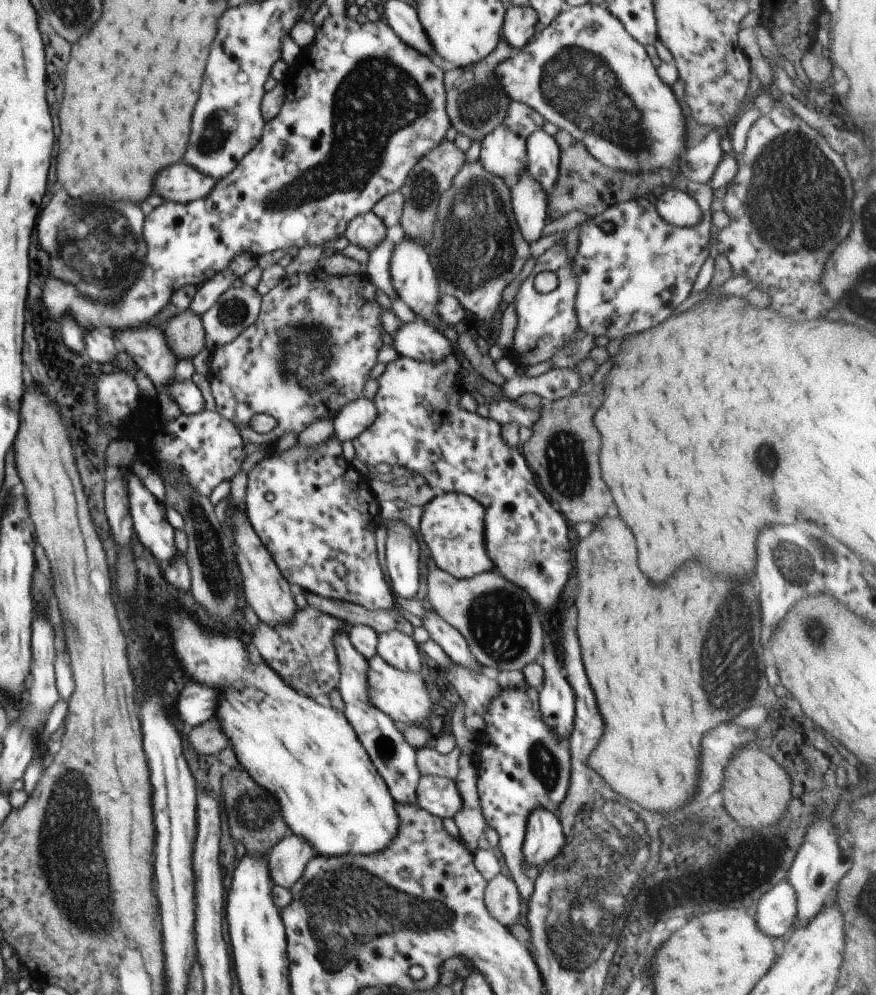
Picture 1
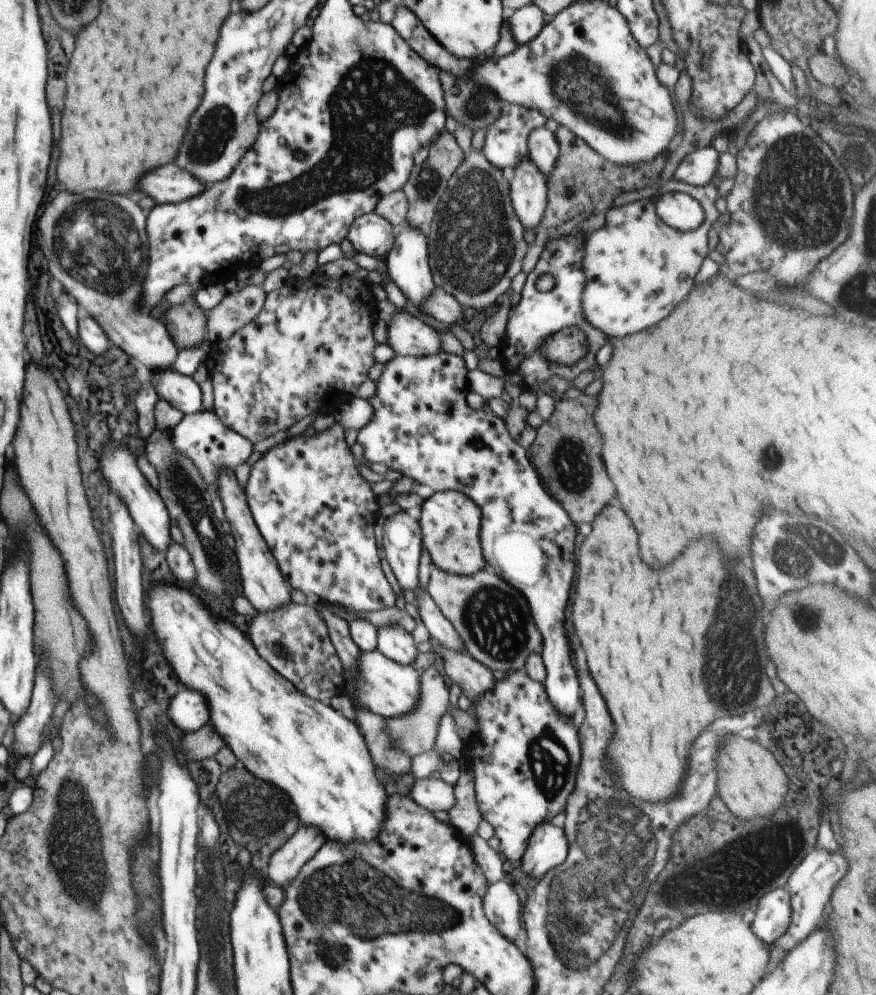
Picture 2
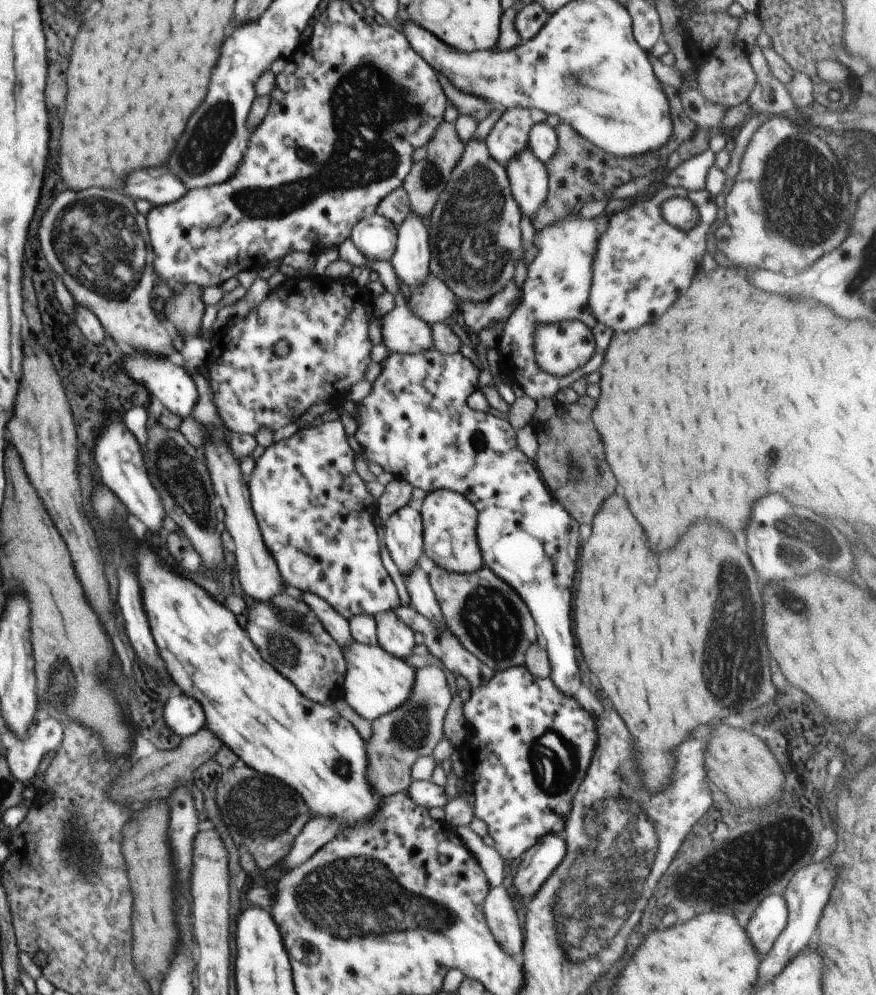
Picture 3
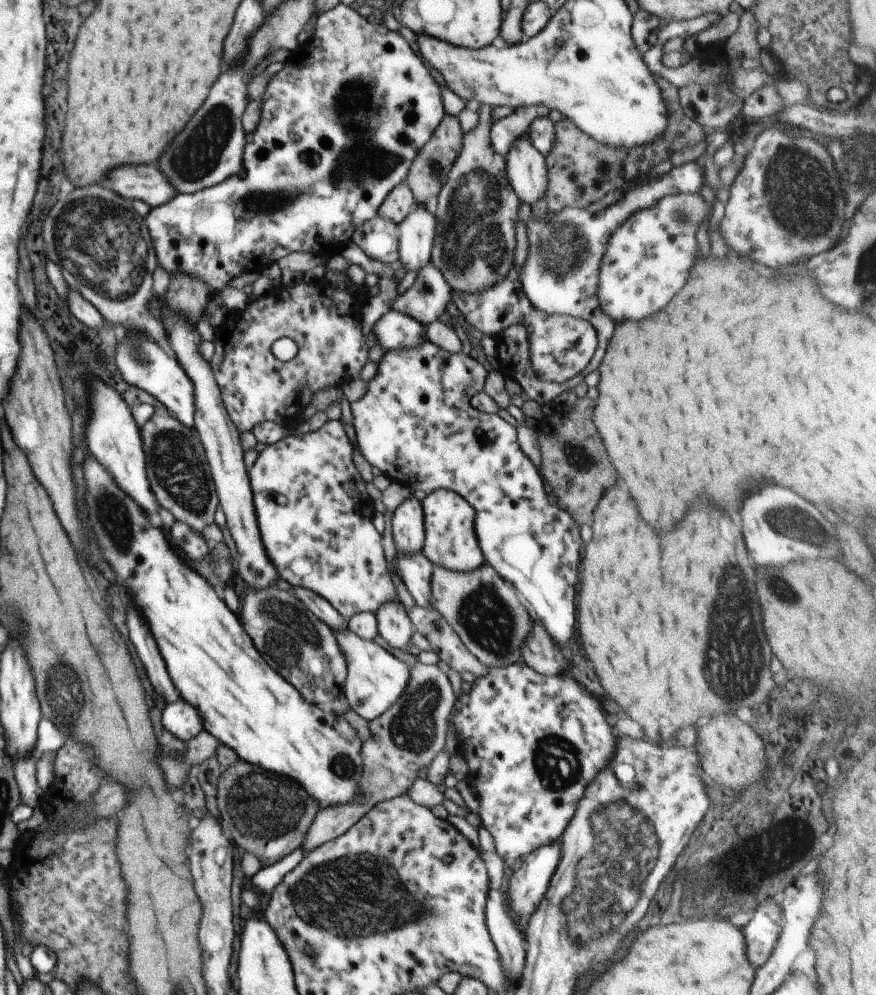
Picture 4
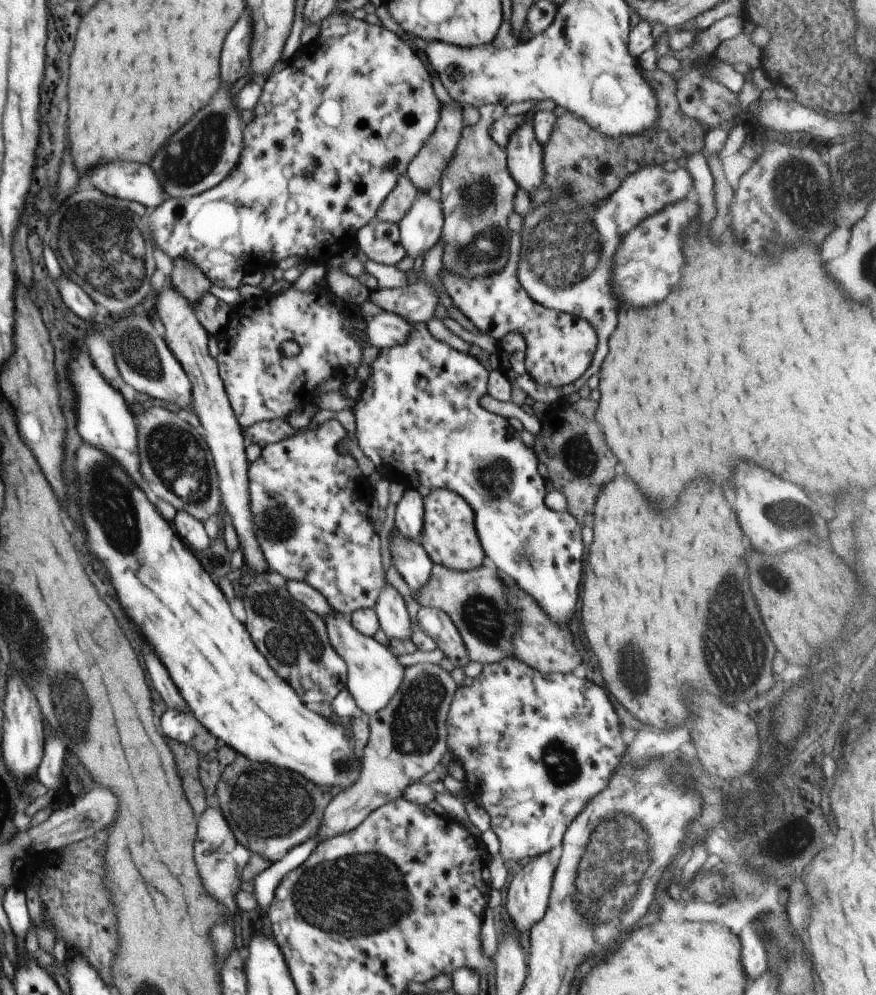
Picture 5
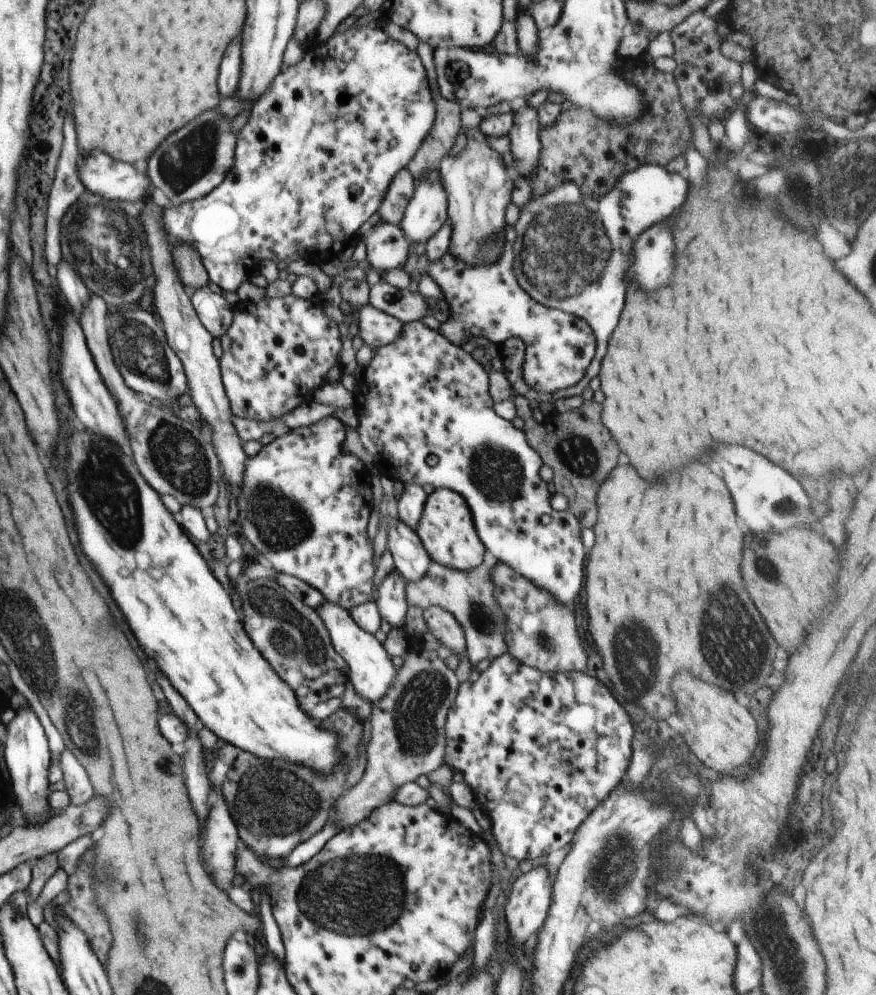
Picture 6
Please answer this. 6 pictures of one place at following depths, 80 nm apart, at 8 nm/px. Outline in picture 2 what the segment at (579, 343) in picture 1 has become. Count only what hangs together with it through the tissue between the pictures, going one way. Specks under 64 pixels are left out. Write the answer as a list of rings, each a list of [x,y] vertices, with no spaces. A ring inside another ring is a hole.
[[[569,233],[562,237],[554,237],[549,240],[535,268],[527,274],[527,279],[521,292],[520,302],[509,311],[504,338],[498,345],[500,350],[500,361],[506,375],[521,374],[523,377],[520,384],[523,388],[540,395],[541,384],[554,377],[565,378],[569,383],[584,370],[596,370],[596,352],[609,341],[608,335],[594,325],[591,325],[585,317],[582,308],[582,293],[587,283],[587,276],[583,271],[583,260],[585,257],[584,240],[586,234]],[[542,274],[550,274],[555,280],[554,287],[547,292],[536,289],[536,279]],[[578,327],[586,334],[589,342],[588,354],[571,367],[564,365],[551,365],[541,355],[541,343],[550,335],[558,332],[561,328]]]

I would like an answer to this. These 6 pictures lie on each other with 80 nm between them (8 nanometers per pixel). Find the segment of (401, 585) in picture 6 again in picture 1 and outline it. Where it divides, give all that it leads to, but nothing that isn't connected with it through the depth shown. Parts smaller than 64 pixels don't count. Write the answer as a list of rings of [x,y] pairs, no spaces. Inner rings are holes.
[[[395,630],[377,635],[377,653],[394,668],[424,673],[424,656],[412,636]]]

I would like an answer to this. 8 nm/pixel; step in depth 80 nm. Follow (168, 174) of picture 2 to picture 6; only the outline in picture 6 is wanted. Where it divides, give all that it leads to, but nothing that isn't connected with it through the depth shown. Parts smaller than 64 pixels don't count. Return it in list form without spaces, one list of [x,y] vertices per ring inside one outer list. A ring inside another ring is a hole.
[[[92,150],[88,160],[82,160],[78,172],[82,184],[88,186],[93,195],[103,199],[132,202],[150,200],[153,188],[149,178],[140,174],[132,164],[110,160],[102,150]]]

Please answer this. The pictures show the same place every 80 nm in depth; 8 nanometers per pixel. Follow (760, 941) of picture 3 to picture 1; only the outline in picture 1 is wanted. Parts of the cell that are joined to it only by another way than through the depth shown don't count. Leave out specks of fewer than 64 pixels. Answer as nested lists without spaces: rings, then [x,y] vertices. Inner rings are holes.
[[[782,880],[759,900],[755,921],[760,932],[769,937],[787,937],[797,913],[795,888],[787,880]]]

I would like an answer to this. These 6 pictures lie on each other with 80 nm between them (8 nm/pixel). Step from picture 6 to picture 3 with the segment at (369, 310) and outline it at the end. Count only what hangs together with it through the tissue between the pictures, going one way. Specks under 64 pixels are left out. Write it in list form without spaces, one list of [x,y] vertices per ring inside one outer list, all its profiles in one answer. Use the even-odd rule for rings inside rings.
[[[398,291],[396,306],[381,317],[382,343],[391,353],[416,354],[433,347],[431,325],[418,318]]]

